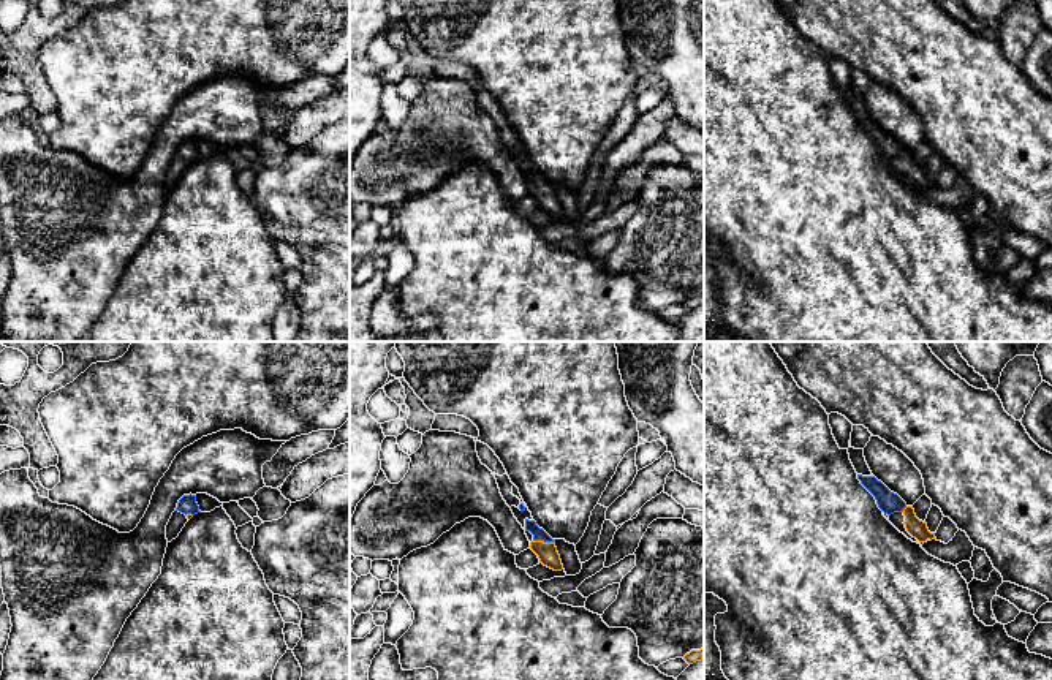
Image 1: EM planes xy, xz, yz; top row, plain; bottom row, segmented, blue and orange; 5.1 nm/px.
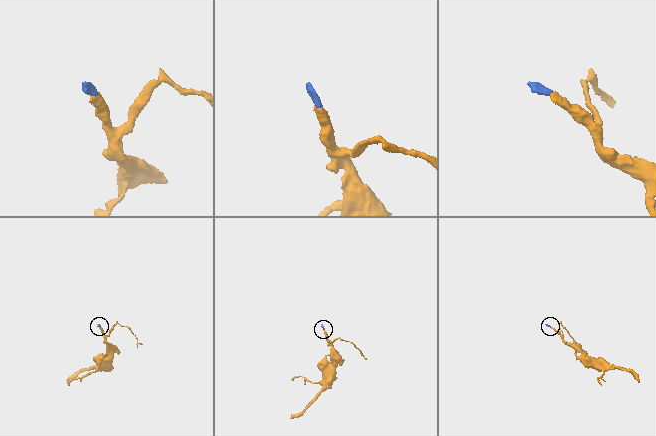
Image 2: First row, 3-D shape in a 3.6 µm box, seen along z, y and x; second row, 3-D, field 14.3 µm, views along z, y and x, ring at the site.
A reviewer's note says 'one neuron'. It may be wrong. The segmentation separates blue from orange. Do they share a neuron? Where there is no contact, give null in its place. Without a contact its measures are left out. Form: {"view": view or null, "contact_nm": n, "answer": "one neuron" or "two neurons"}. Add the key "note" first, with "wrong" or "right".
{"note": "right", "view": "xz", "contact_nm": 110, "answer": "one neuron"}

